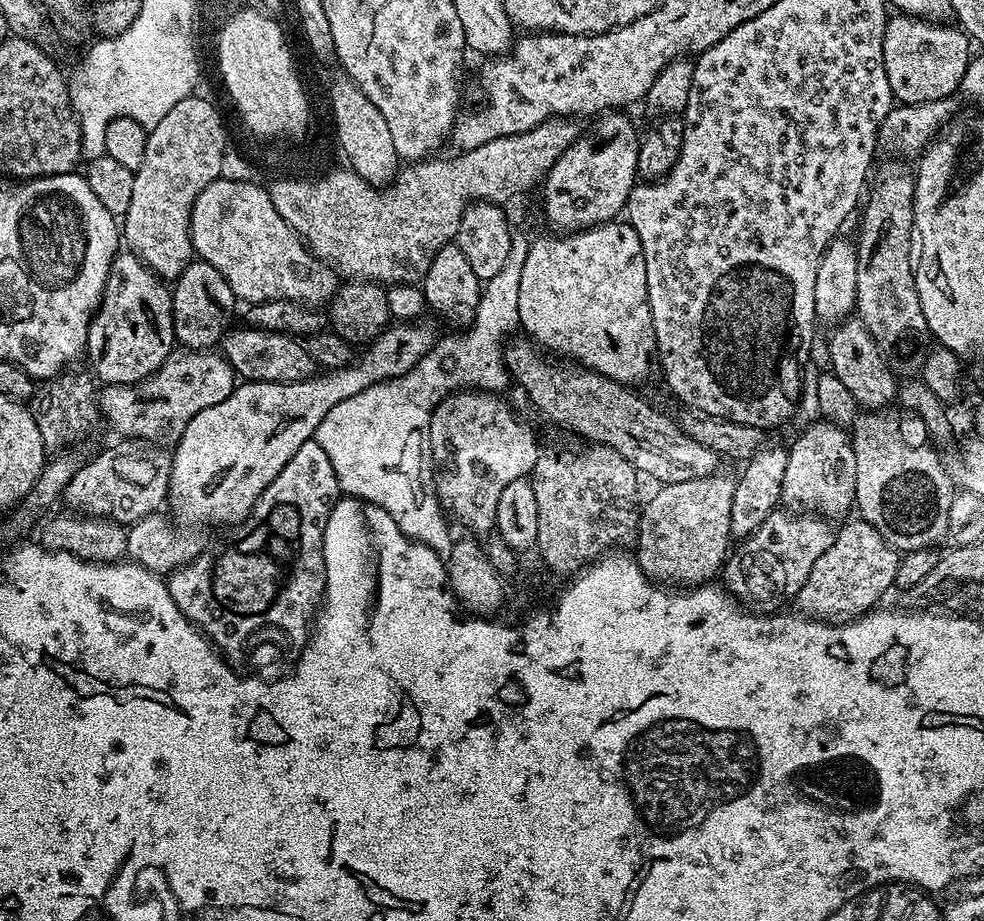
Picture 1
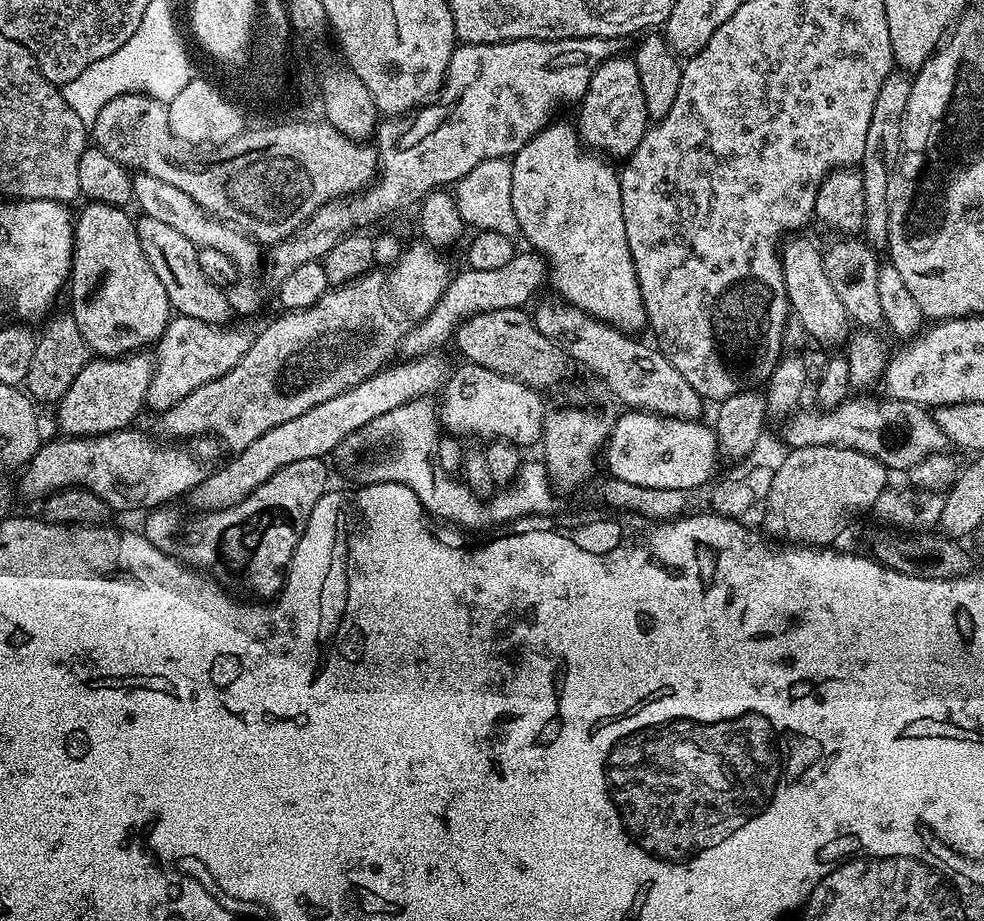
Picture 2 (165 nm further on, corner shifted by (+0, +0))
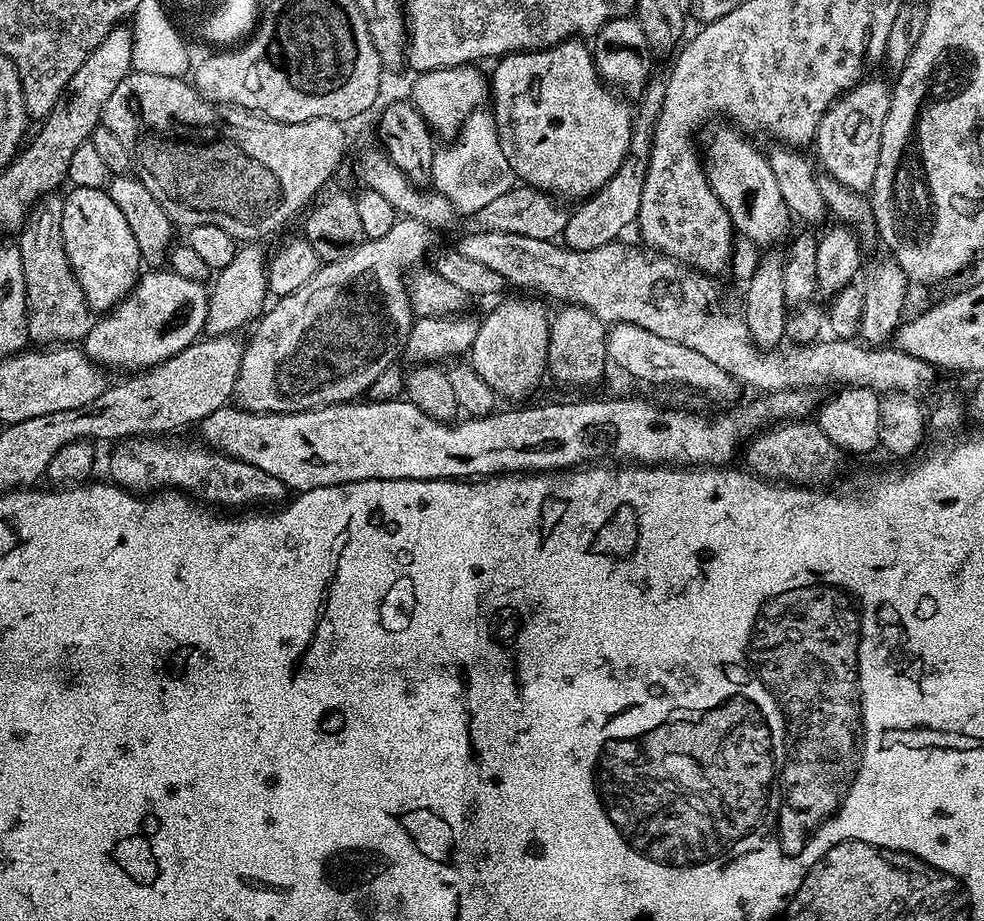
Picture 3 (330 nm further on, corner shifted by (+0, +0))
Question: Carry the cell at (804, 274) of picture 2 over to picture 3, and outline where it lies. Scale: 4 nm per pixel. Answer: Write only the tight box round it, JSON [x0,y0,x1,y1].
[702,124,792,248]

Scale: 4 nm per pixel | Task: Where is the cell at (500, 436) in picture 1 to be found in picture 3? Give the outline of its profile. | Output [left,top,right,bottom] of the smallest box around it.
[470,294,550,402]

